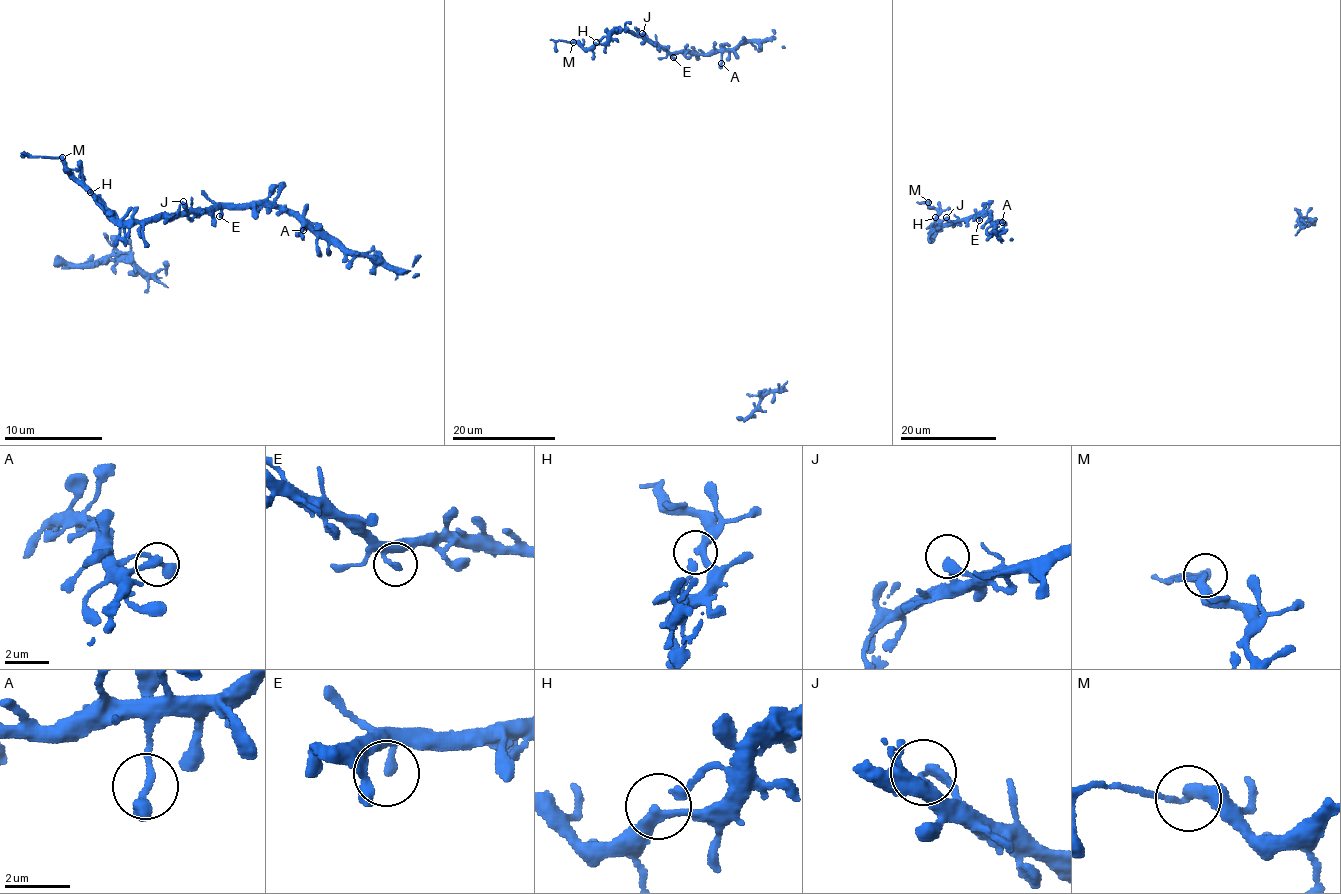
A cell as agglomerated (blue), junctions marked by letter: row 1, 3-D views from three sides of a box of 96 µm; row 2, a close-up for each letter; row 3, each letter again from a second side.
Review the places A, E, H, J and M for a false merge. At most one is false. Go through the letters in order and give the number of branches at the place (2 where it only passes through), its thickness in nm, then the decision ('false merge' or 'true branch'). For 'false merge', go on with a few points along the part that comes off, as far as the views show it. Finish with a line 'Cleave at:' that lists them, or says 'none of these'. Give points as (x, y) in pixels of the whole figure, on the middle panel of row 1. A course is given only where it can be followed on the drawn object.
A: branches 2; calibre 260 nm; true branch
E: branches 1; calibre 280 nm; true branch
H: branches 2; calibre 280 nm; true branch
J: branches 2; calibre 240 nm; true branch
M: branches 2; calibre 260 nm; false merge; course (573, 42), (558, 40), (555, 43), (557, 52)
Cleave at: M

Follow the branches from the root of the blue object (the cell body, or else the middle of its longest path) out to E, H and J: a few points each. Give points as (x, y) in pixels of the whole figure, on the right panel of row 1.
E: (1006, 224), (1000, 221), (993, 222), (983, 213), (975, 214), (979, 220)
H: (1006, 224), (1000, 221), (993, 222), (983, 213), (932, 230), (939, 222), (935, 217)
J: (1006, 224), (1000, 221), (993, 222), (983, 213), (954, 220), (946, 217)

